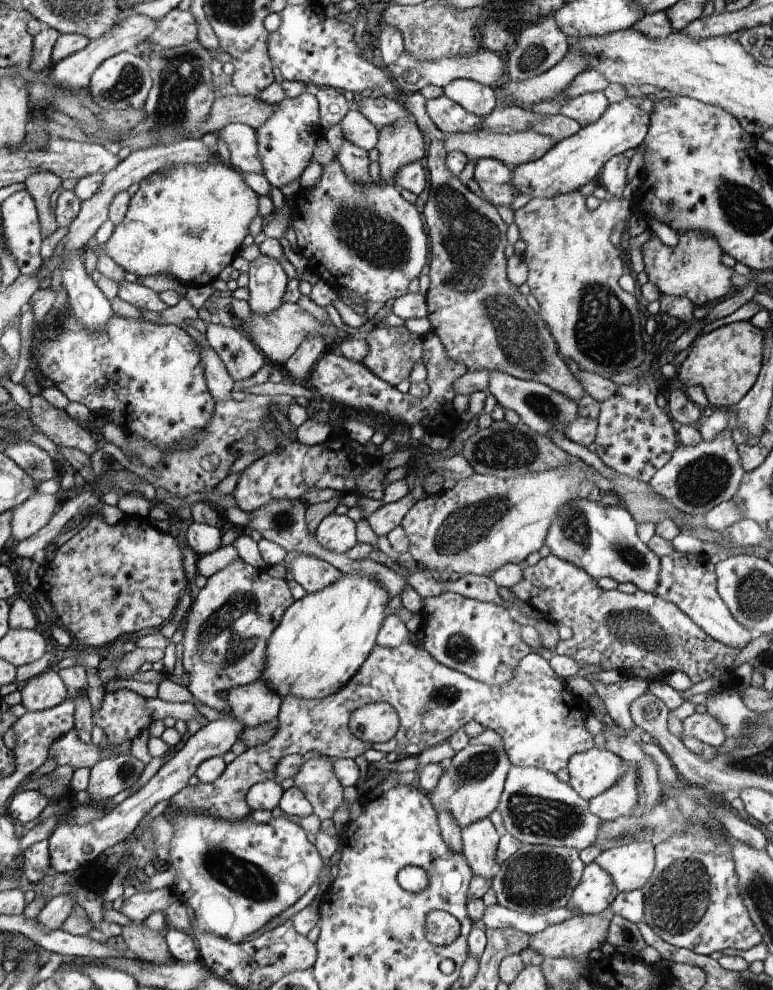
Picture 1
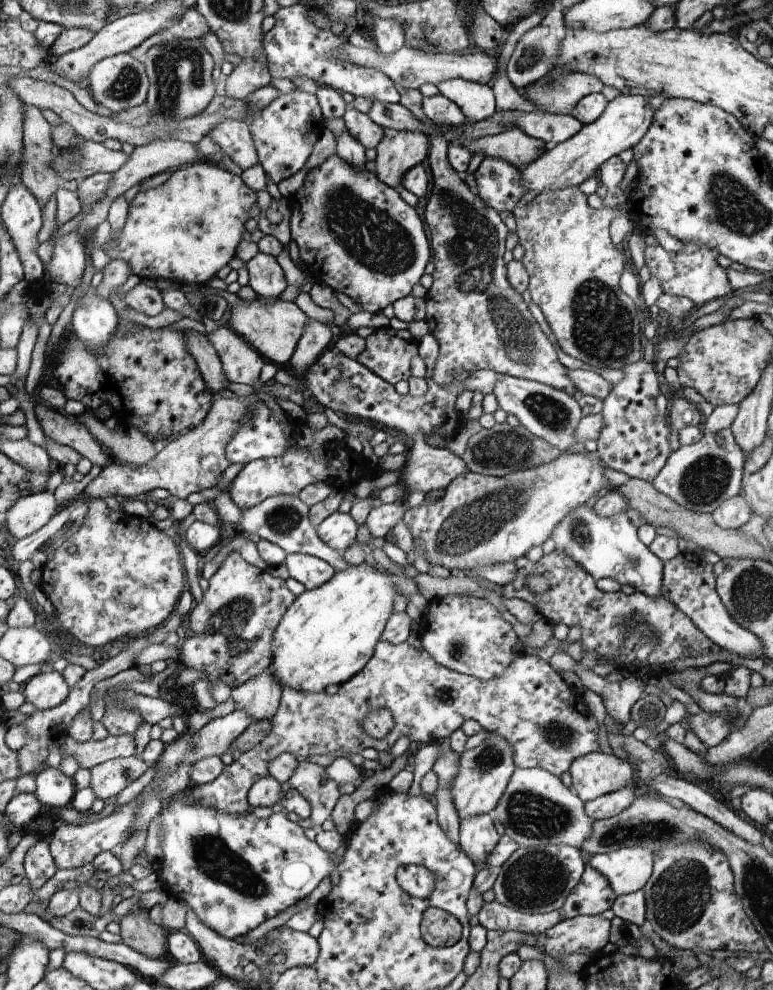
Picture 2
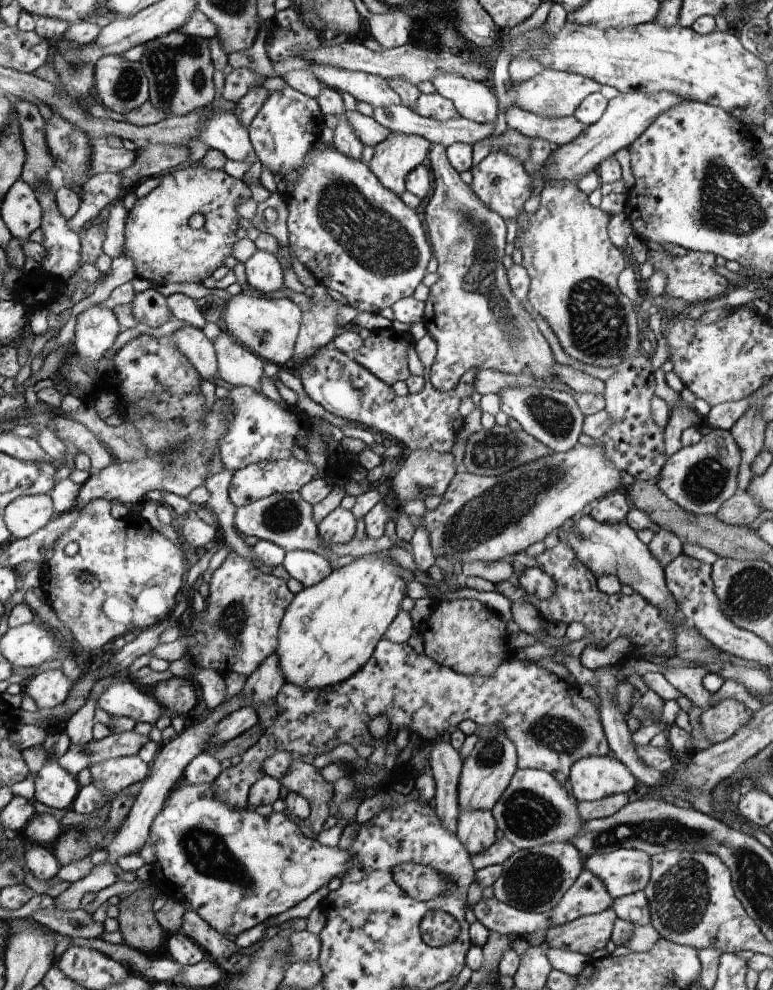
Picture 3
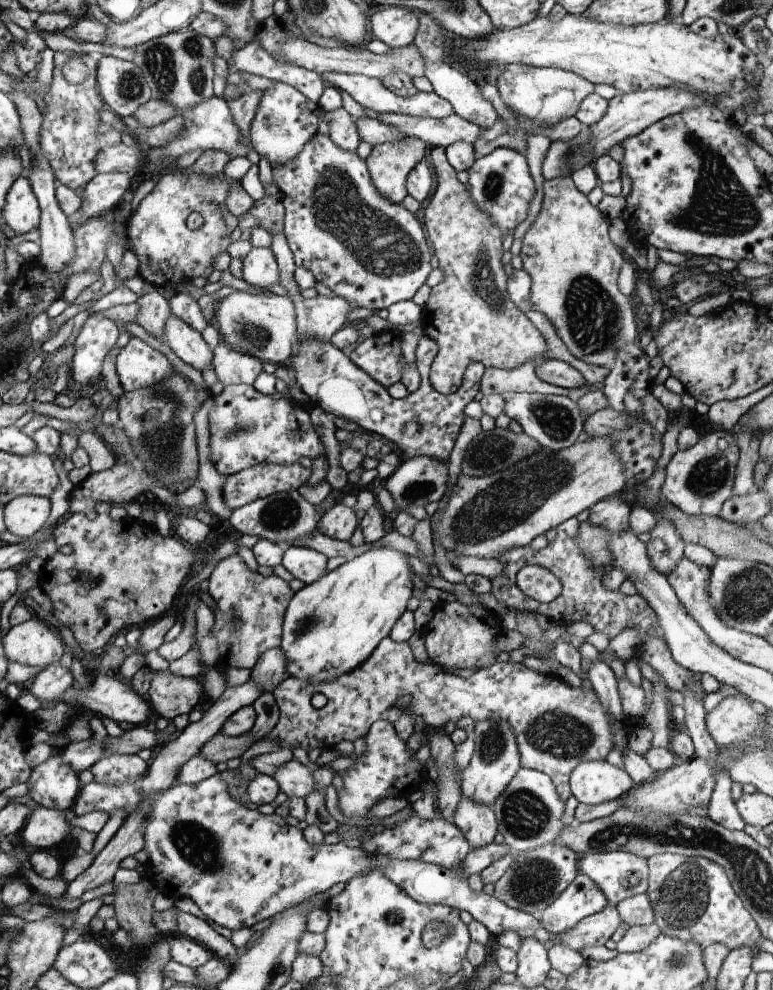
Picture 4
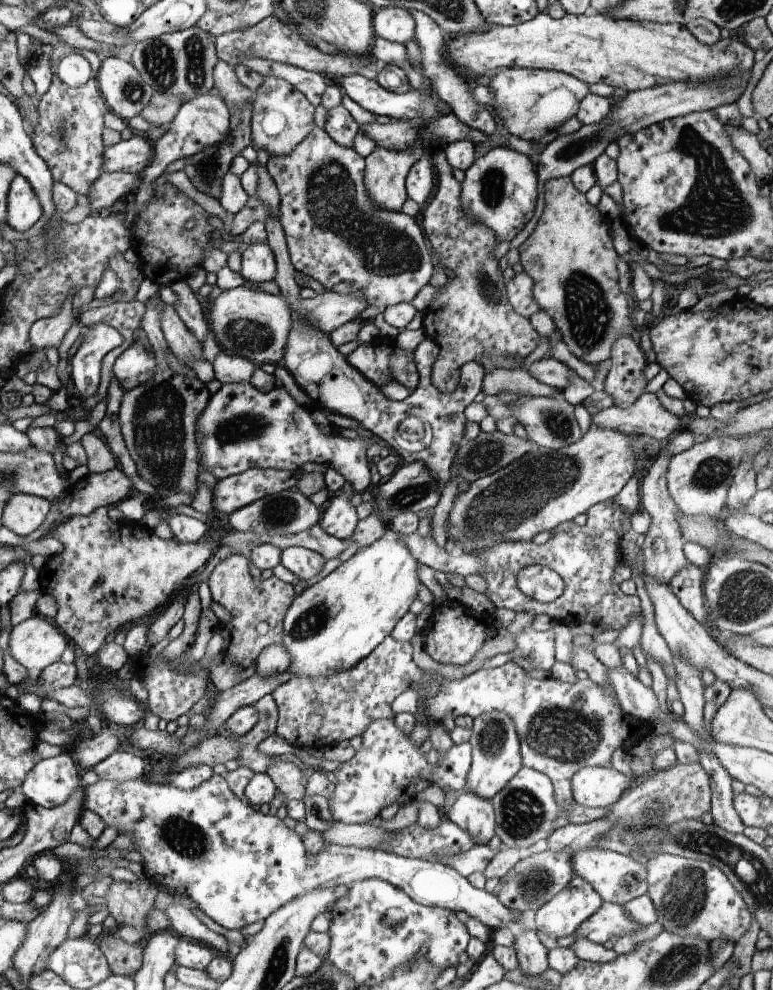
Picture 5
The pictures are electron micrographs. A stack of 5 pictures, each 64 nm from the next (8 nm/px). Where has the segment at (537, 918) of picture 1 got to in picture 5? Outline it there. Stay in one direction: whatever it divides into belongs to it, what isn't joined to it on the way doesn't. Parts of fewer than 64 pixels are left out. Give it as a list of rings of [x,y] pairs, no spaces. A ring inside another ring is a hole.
[[[70,753],[37,762],[27,774],[21,792],[33,807],[53,809],[68,802],[68,798],[79,788],[81,772]],[[213,774],[206,782],[202,782],[200,786],[196,788],[190,788],[190,790],[184,790],[172,786],[170,783],[160,782],[158,784],[151,783],[144,778],[130,779],[124,782],[118,782],[115,780],[99,780],[95,784],[87,786],[84,790],[84,810],[92,810],[96,812],[102,820],[105,822],[105,826],[116,826],[119,834],[132,834],[132,840],[136,844],[136,850],[140,852],[142,856],[143,868],[148,880],[161,880],[166,884],[166,891],[175,890],[176,892],[184,892],[187,896],[192,898],[199,909],[217,922],[230,930],[241,929],[248,924],[253,924],[257,920],[264,920],[275,913],[276,910],[280,910],[282,906],[287,905],[288,902],[295,901],[296,898],[302,898],[306,894],[310,894],[312,890],[330,888],[331,886],[337,886],[345,884],[349,886],[355,881],[366,880],[366,878],[382,878],[386,884],[390,884],[394,888],[398,888],[402,894],[410,896],[418,903],[419,906],[424,907],[440,907],[449,909],[452,912],[458,910],[464,910],[470,917],[480,920],[482,924],[485,924],[492,932],[498,930],[498,928],[504,928],[510,922],[522,922],[522,914],[518,909],[510,909],[508,906],[504,906],[500,899],[494,894],[486,892],[484,889],[474,888],[467,878],[464,878],[457,870],[450,866],[446,866],[444,863],[438,861],[427,861],[416,857],[404,857],[397,854],[389,853],[380,849],[362,849],[352,846],[340,846],[338,844],[325,844],[324,848],[312,858],[312,862],[306,858],[306,852],[304,852],[304,844],[300,840],[300,834],[295,829],[287,827],[283,820],[279,820],[276,815],[264,815],[260,811],[254,810],[250,805],[244,804],[242,800],[228,787],[228,783],[223,776]]]

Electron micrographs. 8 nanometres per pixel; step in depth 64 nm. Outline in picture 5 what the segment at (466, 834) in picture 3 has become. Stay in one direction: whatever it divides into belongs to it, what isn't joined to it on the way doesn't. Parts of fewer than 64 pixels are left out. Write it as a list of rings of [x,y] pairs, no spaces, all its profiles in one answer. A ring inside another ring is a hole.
[[[463,789],[456,802],[450,806],[445,815],[462,830],[475,838],[477,845],[488,845],[496,836],[495,805],[491,800]]]

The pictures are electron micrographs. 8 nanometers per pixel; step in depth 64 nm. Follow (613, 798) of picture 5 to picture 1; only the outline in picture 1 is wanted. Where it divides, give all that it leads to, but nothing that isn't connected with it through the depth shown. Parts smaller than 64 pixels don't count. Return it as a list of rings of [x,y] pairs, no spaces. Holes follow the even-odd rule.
[[[593,746],[586,752],[576,753],[571,757],[570,764],[566,766],[569,771],[569,783],[575,790],[588,801],[591,798],[598,797],[599,794],[611,789],[620,778],[624,777],[624,774],[628,770],[628,762],[612,751],[606,749],[599,749],[597,746]]]

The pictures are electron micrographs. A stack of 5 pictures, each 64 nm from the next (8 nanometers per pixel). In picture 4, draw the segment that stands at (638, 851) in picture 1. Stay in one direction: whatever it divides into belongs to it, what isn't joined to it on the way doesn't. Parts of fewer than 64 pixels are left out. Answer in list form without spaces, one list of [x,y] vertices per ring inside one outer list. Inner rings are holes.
[[[632,852],[584,853],[584,858],[580,858],[580,872],[590,876],[598,884],[609,904],[615,907],[626,898],[644,894],[650,888],[650,868],[647,858]]]

